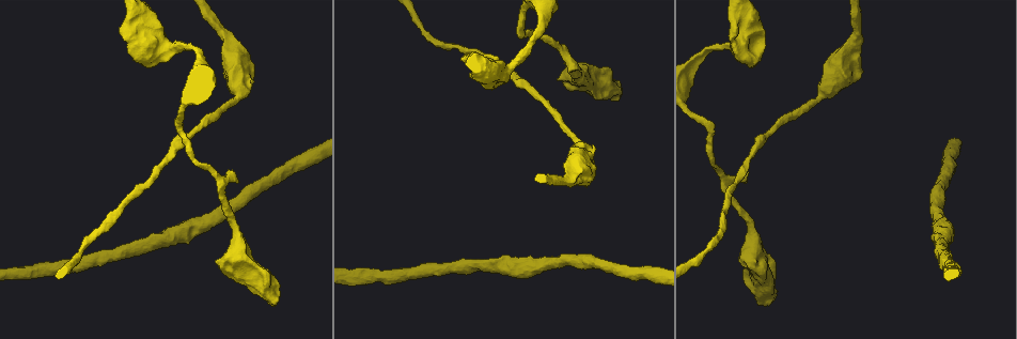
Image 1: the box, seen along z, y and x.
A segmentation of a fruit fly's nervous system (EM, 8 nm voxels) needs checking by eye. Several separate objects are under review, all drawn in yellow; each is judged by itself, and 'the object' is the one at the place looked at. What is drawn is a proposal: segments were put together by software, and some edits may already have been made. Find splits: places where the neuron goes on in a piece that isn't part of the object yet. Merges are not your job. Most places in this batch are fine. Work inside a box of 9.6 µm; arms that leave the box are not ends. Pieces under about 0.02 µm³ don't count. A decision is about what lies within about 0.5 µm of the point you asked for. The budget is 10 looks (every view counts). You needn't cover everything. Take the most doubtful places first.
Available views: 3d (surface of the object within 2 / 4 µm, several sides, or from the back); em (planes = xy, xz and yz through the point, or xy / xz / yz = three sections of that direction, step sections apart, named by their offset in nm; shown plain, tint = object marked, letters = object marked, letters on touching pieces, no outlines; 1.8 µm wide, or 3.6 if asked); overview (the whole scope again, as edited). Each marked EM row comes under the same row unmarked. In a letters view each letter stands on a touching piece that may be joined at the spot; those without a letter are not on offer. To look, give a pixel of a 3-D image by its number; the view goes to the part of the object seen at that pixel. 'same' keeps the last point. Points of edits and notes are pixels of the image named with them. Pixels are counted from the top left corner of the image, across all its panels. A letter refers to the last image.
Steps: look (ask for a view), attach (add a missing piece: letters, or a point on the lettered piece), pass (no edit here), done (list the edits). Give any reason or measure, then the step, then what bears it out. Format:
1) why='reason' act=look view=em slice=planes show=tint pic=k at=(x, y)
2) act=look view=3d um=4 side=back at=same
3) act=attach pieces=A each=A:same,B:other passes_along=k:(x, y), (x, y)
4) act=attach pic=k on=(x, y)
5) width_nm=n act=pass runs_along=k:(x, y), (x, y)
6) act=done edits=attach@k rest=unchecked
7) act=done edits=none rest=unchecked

why='thick turns thin' act=look view=em um=3.6 slice=planes show=tint pic=1 at=(231, 51)

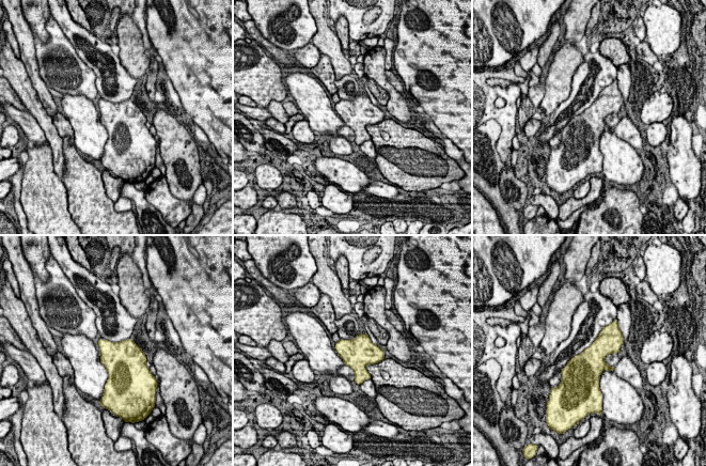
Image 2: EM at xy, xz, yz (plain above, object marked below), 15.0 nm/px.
why='see the neighbours' act=look view=em um=3.6 slice=planes show=letters at=same

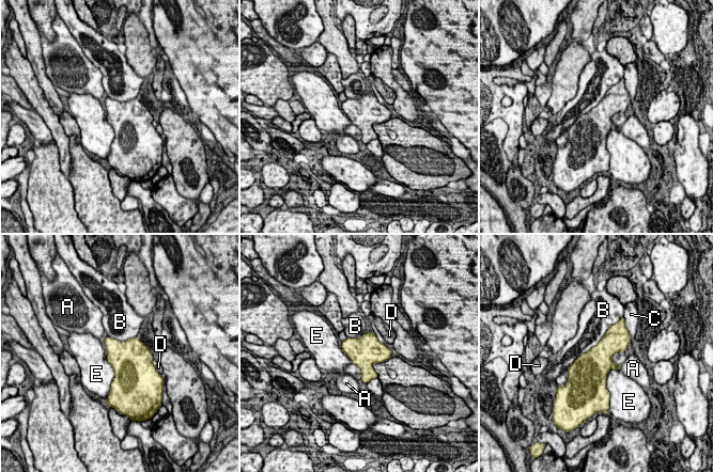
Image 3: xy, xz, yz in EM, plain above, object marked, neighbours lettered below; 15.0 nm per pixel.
longest_contact=B:1000nm act=pass each=A:other,B:other,C:other,D:other,E:other border=3:(618, 321), (569, 367) found='none of them fits'

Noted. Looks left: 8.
why='calibre changes' act=look view=em slice=planes show=letters pic=1 at=(766, 294)

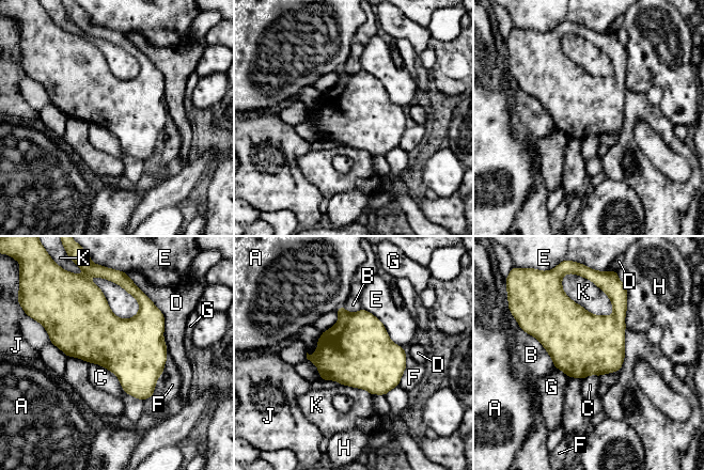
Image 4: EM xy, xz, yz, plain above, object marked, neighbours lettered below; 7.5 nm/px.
longest_contact=D:550nm act=pass each=A:other,B:other,C:other,D:other,E:other,F:other,G:other,H:other,J:other,K:other found='none of them fits'

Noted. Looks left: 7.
why='an open end' act=look view=em slice=planes show=letters pic=1 at=(580, 69)

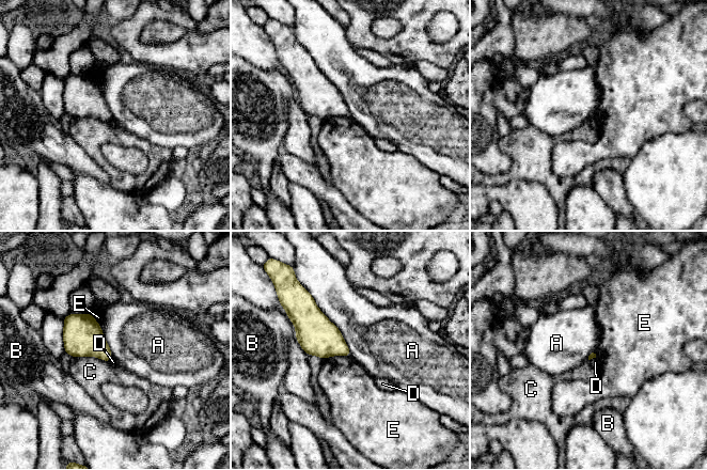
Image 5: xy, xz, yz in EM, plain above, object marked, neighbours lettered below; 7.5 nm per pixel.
act=pass each=A:other,B:other,C:other,D:other,E:other border=5:(307, 291), (338, 328), (349, 356) found='none of them fits'

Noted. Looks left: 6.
act=look view=3d um=4 pic=1 at=(143, 37)

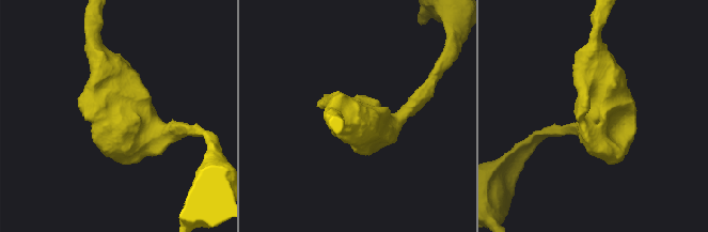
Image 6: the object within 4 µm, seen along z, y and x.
act=look view=em um=3.6 slice=xy step=8 show=letters pic=6 at=(597, 117)

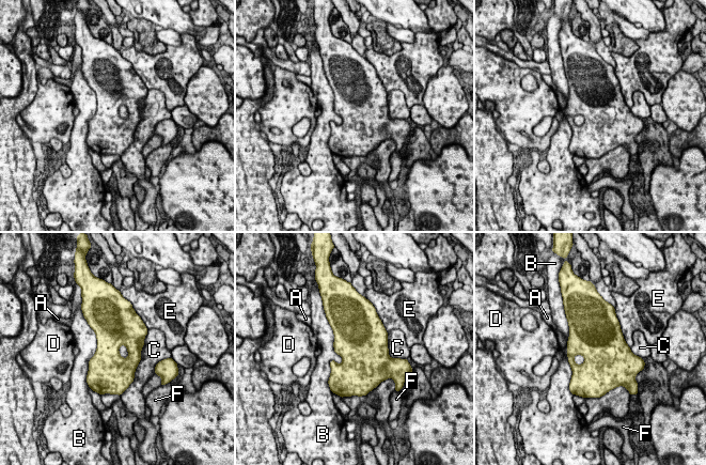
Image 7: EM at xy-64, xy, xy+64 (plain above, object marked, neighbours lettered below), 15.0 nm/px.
act=pass each=A:other,B:other,C:other,D:other,E:other,F:other border=7:(329, 325), (342, 360), (328, 377) found='no lettered piece goes on from it'

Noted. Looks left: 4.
act=done edits=none rest=unchecked

